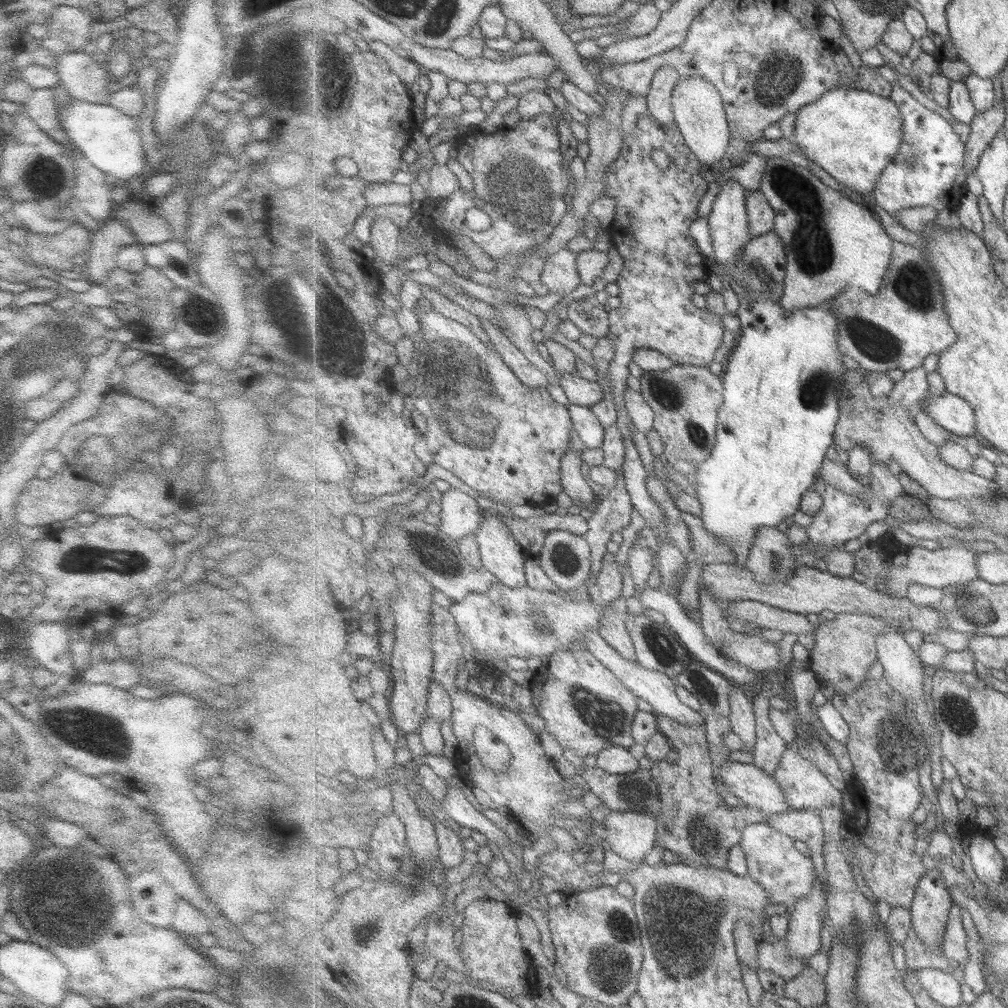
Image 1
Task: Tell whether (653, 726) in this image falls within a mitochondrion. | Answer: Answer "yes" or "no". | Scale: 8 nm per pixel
no

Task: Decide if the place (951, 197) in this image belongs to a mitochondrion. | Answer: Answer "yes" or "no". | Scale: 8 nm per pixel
no

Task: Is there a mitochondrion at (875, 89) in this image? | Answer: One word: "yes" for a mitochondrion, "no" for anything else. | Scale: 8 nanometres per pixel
no

